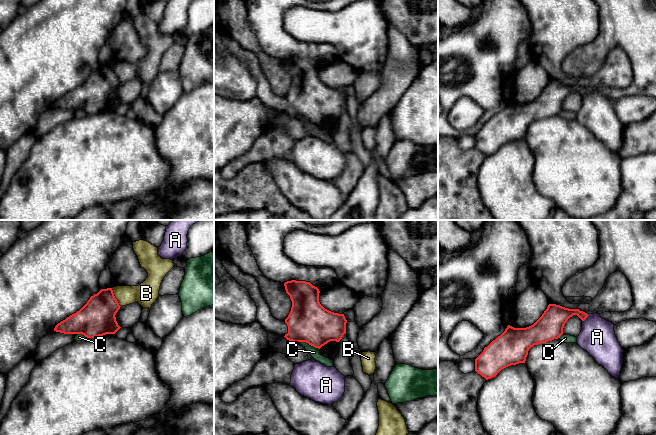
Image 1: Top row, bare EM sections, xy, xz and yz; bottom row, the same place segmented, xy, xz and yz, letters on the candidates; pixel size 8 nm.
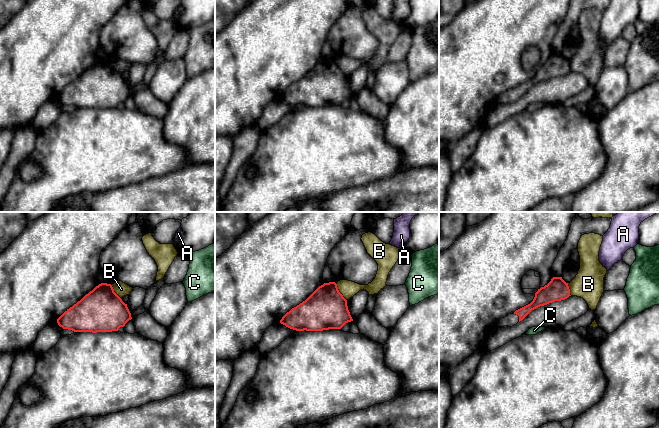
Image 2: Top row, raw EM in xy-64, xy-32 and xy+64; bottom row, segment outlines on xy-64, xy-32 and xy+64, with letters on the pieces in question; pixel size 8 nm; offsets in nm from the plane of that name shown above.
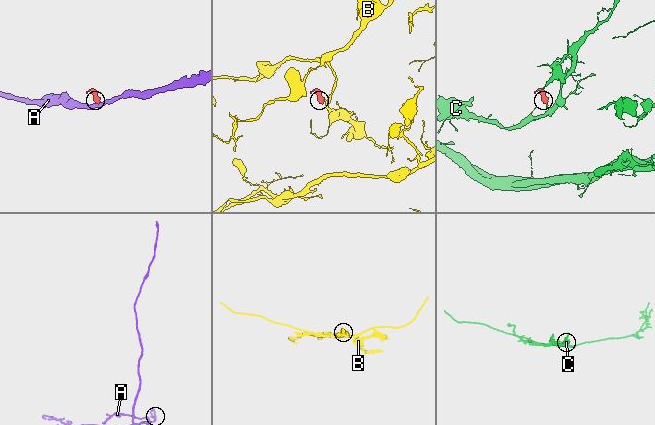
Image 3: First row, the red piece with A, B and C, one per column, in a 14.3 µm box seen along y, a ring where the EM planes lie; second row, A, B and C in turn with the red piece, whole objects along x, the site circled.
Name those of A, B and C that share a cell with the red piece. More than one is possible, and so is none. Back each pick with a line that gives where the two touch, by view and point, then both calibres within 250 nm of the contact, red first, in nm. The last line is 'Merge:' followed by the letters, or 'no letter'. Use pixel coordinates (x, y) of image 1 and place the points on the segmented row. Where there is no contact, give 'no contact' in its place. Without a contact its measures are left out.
Merge: no letter

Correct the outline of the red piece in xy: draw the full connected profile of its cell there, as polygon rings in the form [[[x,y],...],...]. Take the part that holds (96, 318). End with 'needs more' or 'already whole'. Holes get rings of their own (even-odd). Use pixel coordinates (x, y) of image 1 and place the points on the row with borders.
[[[112,288],[101,289],[97,294],[91,296],[79,311],[58,323],[54,331],[64,334],[82,334],[87,338],[115,334],[121,328],[115,317],[120,307]]]; already whole

